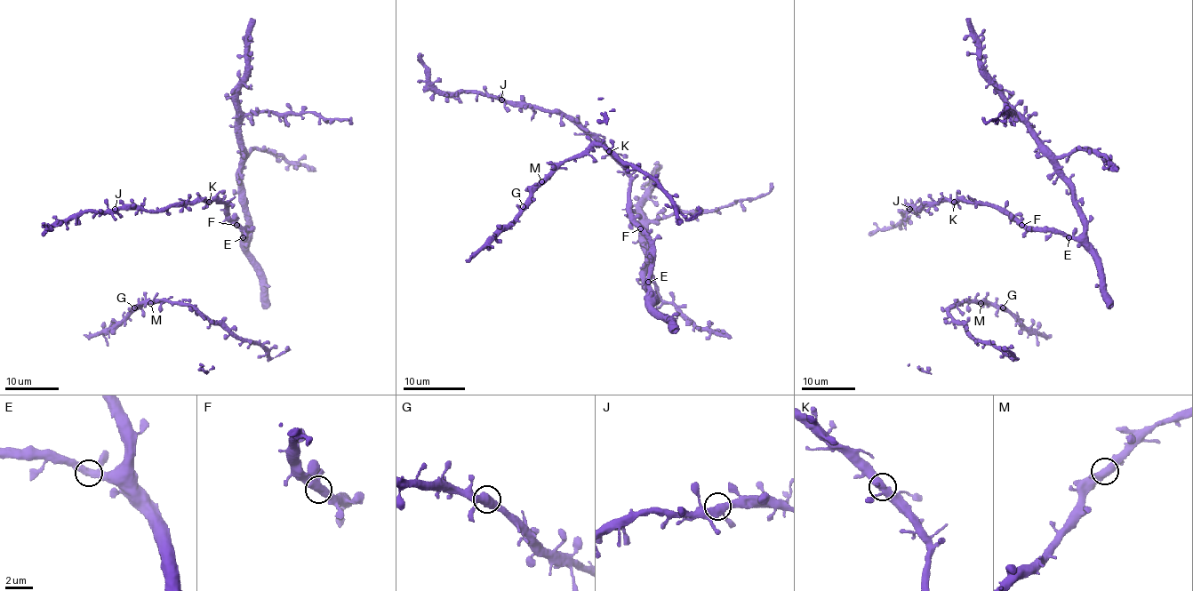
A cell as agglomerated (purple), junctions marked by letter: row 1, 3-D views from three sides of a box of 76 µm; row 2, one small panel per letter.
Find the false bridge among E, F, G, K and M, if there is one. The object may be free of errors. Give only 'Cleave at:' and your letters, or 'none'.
Cleave at: none

